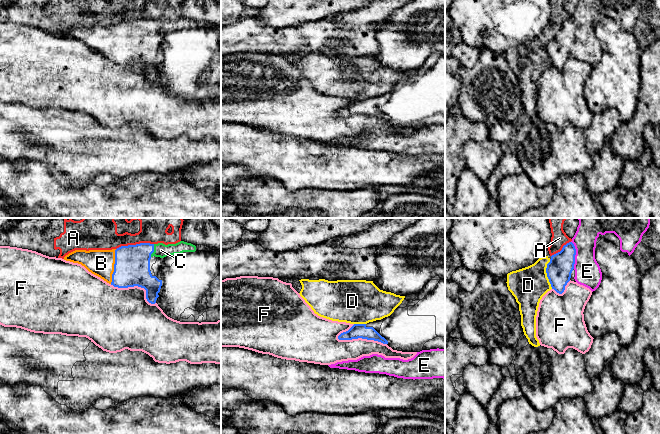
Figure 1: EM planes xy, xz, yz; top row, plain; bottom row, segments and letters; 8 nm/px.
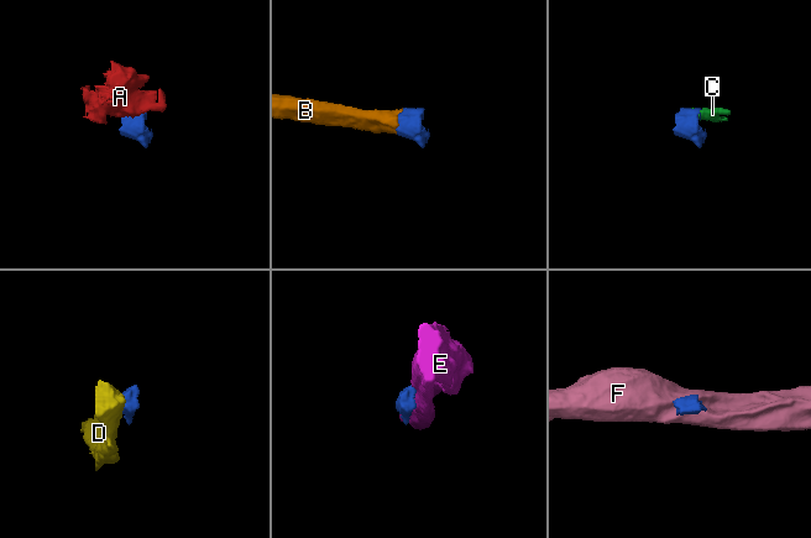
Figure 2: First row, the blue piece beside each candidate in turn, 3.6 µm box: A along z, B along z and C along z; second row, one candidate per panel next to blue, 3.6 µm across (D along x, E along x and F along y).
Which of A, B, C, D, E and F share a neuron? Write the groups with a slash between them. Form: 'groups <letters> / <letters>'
groups A D / B C / E / F

